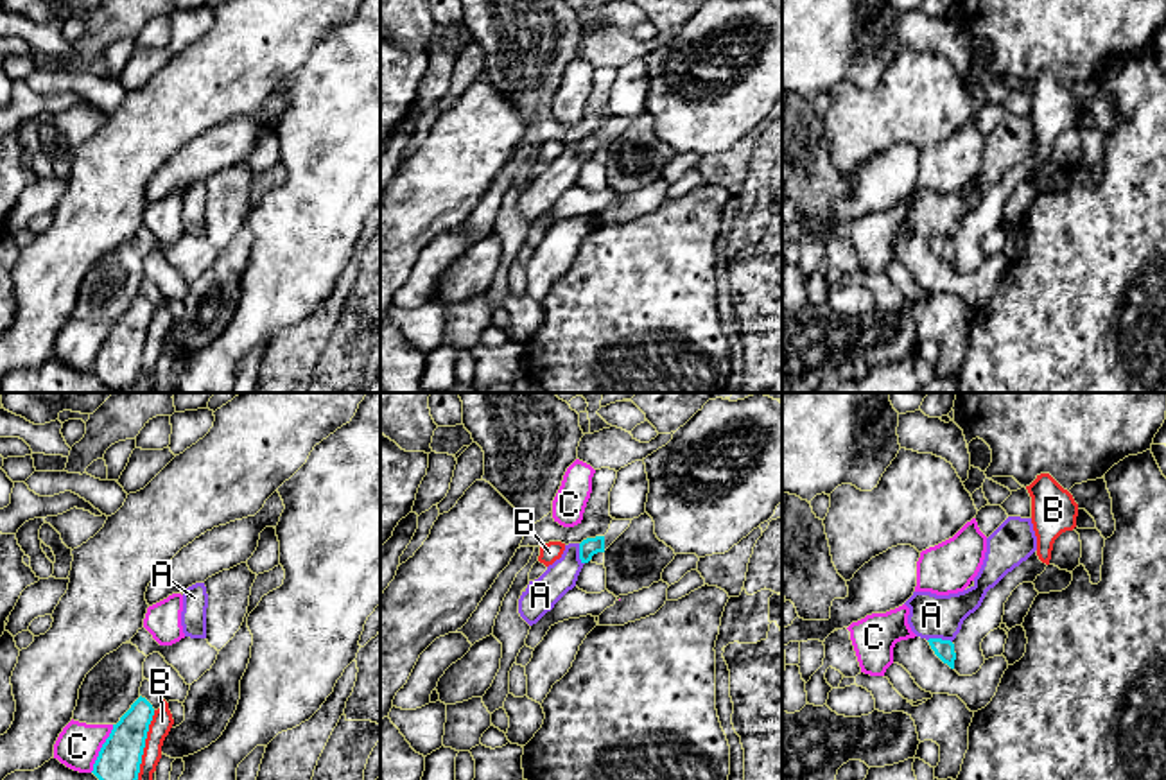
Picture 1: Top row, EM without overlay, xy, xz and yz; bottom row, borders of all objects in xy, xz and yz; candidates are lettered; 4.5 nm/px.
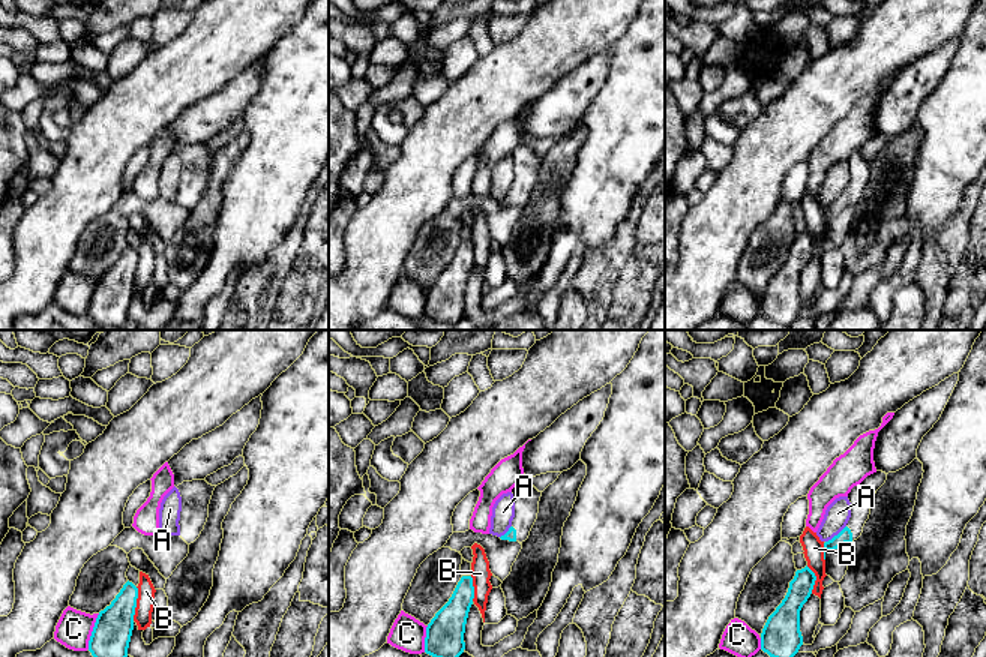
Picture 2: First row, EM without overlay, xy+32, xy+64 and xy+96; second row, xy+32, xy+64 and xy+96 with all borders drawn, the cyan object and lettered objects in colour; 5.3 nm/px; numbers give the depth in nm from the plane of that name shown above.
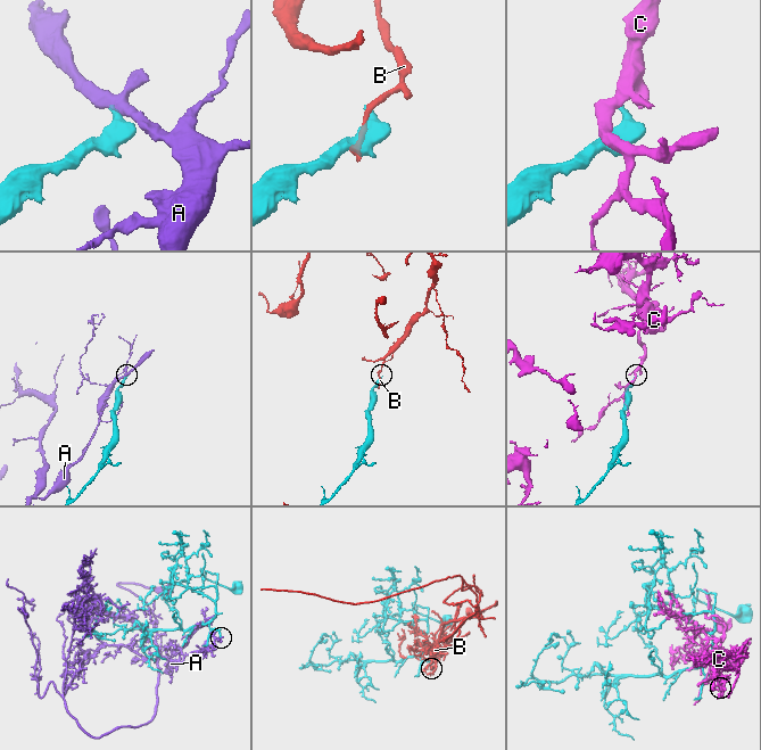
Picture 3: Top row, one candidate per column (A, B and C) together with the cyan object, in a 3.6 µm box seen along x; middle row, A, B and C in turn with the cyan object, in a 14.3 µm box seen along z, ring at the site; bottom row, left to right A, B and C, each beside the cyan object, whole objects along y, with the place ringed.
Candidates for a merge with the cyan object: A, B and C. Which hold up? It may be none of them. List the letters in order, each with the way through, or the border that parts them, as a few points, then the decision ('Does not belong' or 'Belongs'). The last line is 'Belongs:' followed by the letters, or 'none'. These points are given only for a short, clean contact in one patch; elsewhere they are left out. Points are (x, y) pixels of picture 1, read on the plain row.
A: Boundary: yz (928, 237), (948, 237), (951, 241). Does not belong
B: Does not belong
C: Boundary: xy (113, 323), (90, 370). Does not belong
Belongs: none

